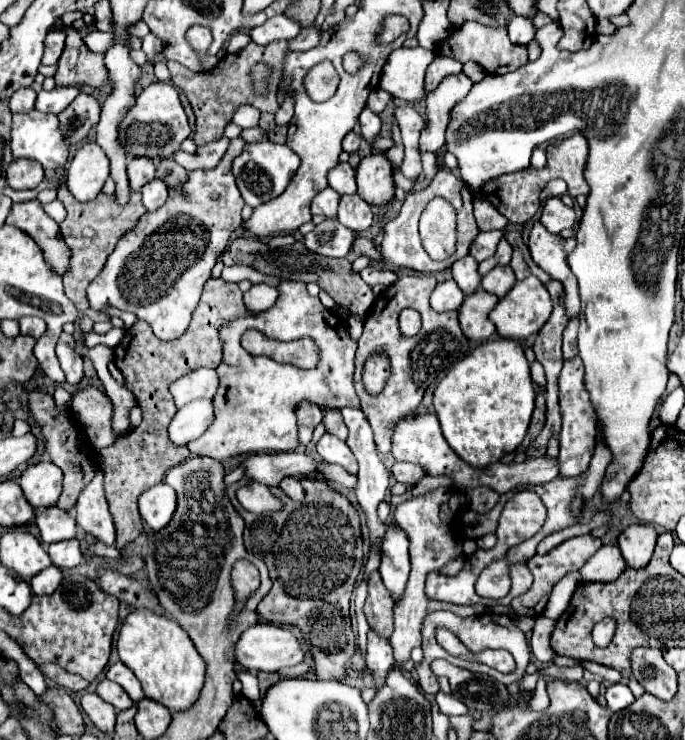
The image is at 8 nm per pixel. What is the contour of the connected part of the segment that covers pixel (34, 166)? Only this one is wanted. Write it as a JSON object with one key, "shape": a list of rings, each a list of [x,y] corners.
{"shape":[[[14,160],[8,168],[8,186],[14,190],[36,188],[44,180],[44,170],[38,162],[30,160]]]}

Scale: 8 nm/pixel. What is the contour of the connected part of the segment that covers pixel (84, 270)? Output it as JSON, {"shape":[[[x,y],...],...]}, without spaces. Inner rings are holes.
{"shape":[[[62,186],[62,188],[58,188],[58,200],[64,204],[64,208],[68,212],[64,222],[60,224],[60,232],[62,232],[64,242],[72,250],[70,270],[64,274],[64,288],[66,288],[66,296],[74,302],[74,306],[80,312],[84,312],[84,310],[88,310],[88,300],[86,300],[88,284],[104,268],[104,262],[106,262],[108,254],[114,250],[118,238],[122,238],[122,234],[126,234],[126,230],[132,230],[138,224],[138,218],[146,213],[146,209],[140,202],[140,192],[132,192],[130,200],[122,206],[116,202],[116,194],[100,194],[96,200],[82,204],[74,196],[70,196],[66,186]]]}

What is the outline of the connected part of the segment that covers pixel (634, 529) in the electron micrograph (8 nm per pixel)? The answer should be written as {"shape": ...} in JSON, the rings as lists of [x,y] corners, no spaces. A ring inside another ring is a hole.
{"shape":[[[634,524],[628,526],[620,536],[618,536],[618,548],[622,552],[624,562],[630,568],[644,568],[654,552],[656,546],[656,530],[650,524]]]}

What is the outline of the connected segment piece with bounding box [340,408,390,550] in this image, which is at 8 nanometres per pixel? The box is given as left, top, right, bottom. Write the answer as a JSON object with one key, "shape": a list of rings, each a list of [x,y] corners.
{"shape":[[[342,408],[340,412],[342,412],[344,422],[346,422],[348,430],[350,430],[350,436],[348,436],[346,442],[348,442],[350,450],[354,452],[354,456],[358,458],[358,464],[360,464],[360,470],[358,470],[358,486],[356,486],[356,498],[358,498],[360,508],[362,508],[364,514],[366,514],[366,524],[368,524],[368,528],[370,528],[370,546],[374,546],[374,548],[380,550],[382,538],[386,536],[386,530],[388,530],[388,524],[386,524],[386,522],[380,522],[376,510],[378,510],[378,504],[386,498],[390,474],[388,474],[388,470],[384,468],[384,464],[380,462],[378,450],[376,450],[376,446],[374,446],[372,430],[370,430],[370,424],[368,424],[364,412],[358,410],[358,408]]]}

